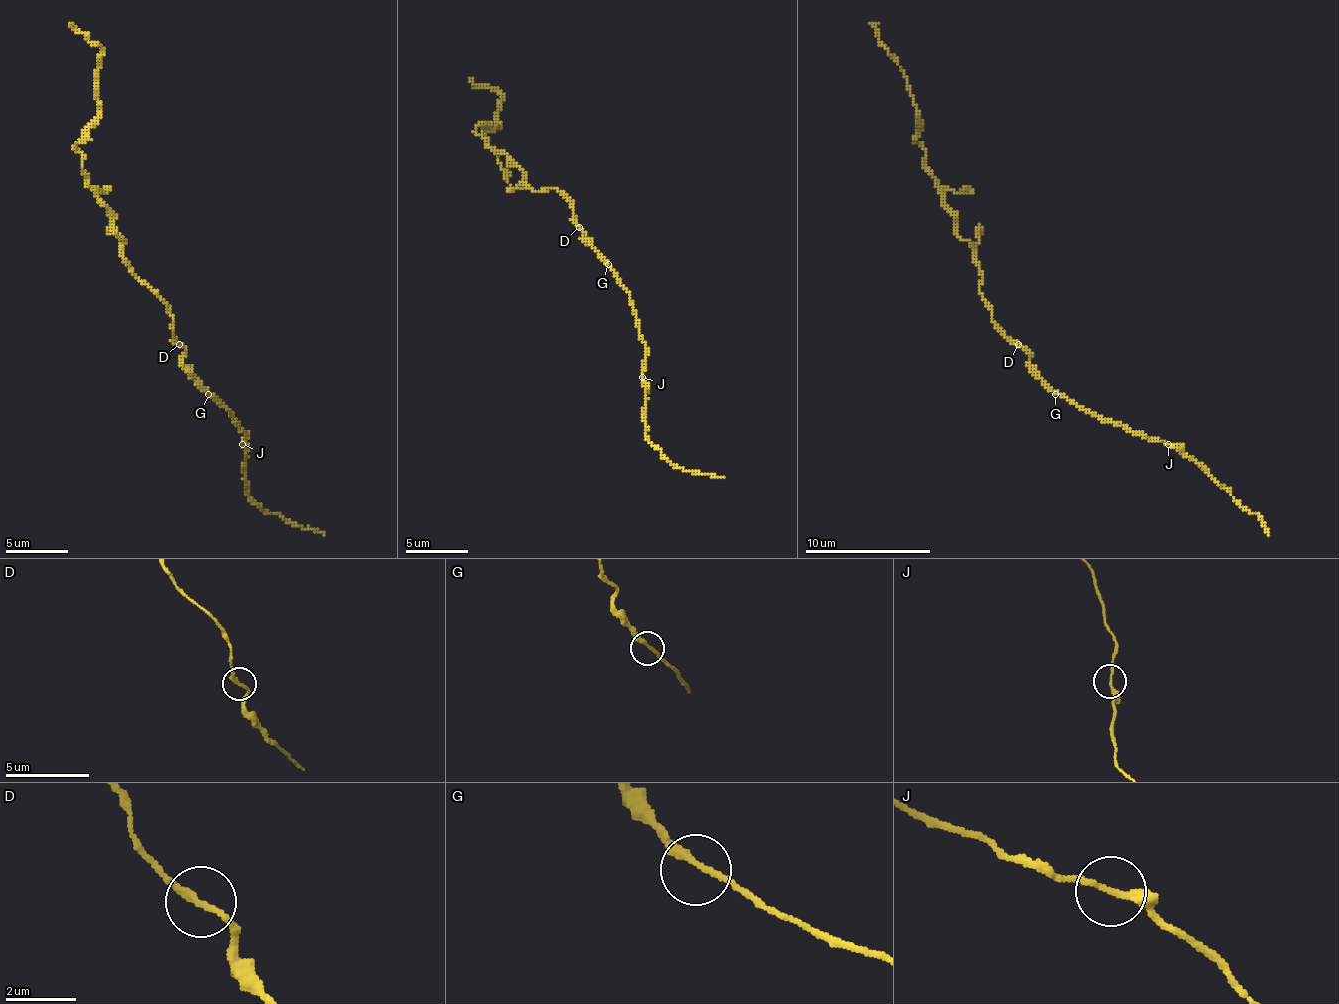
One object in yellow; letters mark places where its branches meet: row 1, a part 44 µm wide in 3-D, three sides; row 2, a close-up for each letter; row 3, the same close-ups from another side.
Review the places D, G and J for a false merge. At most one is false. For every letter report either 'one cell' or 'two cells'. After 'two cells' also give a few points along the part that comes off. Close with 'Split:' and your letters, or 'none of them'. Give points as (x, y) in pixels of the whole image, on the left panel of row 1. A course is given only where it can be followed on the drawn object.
D: one cell
G: one cell
J: one cell
Split: none of them

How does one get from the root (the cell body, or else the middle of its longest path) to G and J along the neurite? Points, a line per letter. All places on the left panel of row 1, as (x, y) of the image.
G: (173, 334), (186, 350), (183, 369), (208, 394)
J: (173, 334), (186, 350), (183, 366), (245, 432), (242, 444)

